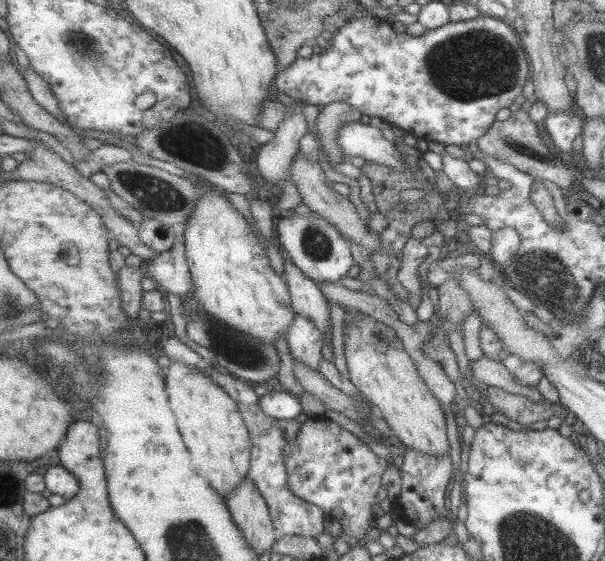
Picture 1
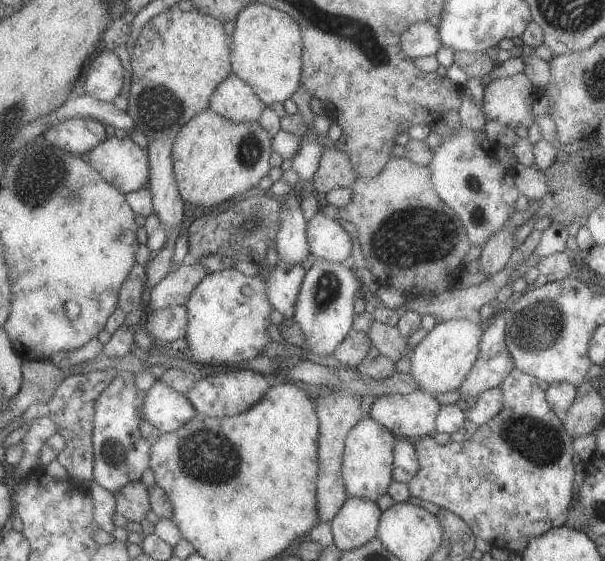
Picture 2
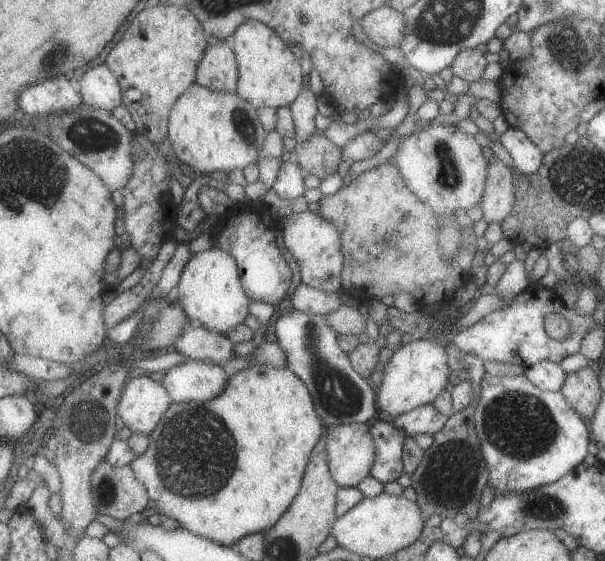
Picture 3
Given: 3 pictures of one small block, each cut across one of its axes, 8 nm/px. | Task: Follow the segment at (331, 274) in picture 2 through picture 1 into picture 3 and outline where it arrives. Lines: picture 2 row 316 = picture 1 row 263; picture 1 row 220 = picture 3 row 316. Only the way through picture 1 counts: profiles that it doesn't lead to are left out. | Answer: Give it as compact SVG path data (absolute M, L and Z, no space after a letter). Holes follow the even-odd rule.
M292 309L282 314L274 325L277 341L287 352L289 368L294 369L307 384L327 429L369 422L377 414L377 389L355 370L349 355L341 349L340 335L331 328L327 315Z

